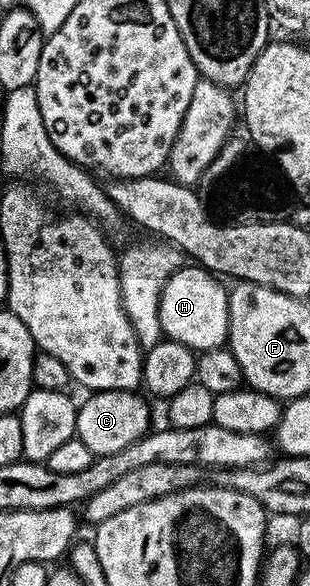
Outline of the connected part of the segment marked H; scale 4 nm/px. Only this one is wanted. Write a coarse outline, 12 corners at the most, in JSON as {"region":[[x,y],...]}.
{"region":[[199,264],[165,282],[165,339],[193,352],[228,341],[228,290]]}

